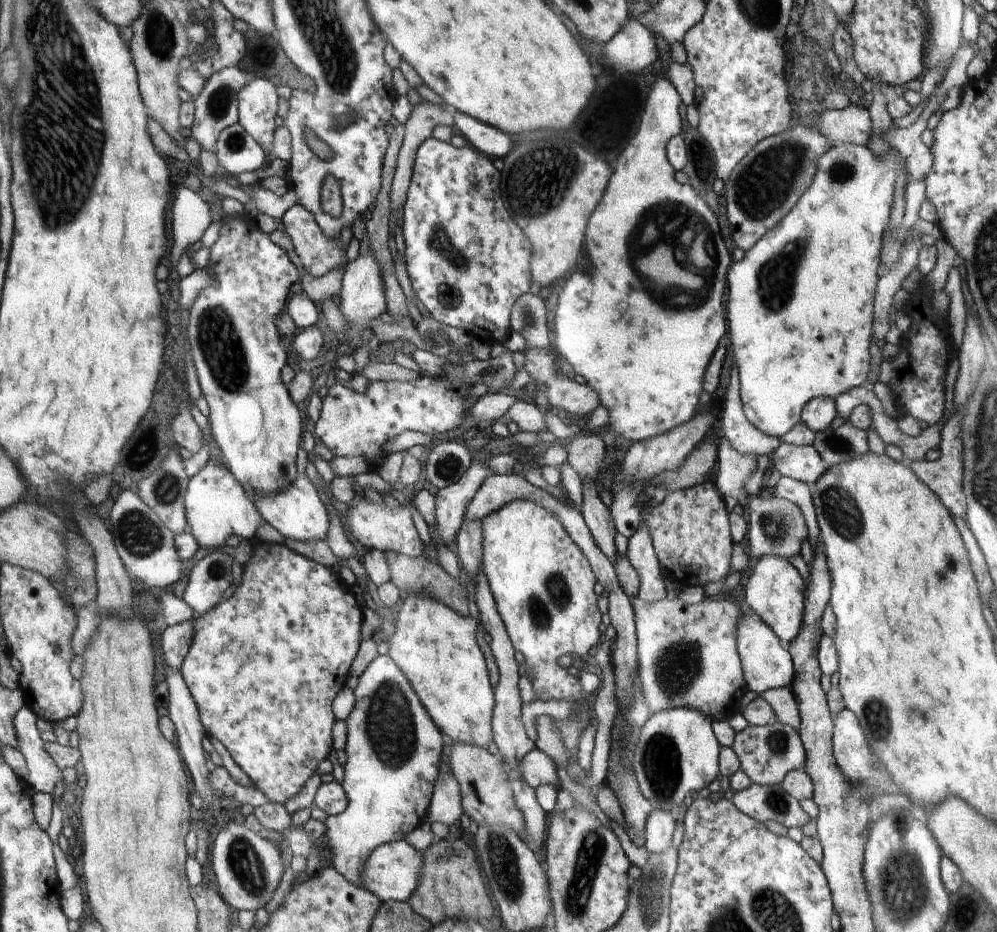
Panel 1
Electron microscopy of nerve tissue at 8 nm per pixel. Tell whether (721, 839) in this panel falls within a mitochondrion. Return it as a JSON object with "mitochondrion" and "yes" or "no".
{"mitochondrion":"no"}

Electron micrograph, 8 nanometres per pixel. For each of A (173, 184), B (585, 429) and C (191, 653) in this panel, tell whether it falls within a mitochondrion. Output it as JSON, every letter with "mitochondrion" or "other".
{"A":"other","B":"other","C":"other"}

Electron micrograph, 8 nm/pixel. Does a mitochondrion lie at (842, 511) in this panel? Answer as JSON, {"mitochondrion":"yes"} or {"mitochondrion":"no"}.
{"mitochondrion":"yes"}

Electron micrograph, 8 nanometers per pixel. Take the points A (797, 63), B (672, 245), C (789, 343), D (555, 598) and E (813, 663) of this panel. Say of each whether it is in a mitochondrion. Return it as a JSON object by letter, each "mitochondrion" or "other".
{"A":"mitochondrion","B":"mitochondrion","C":"other","D":"mitochondrion","E":"other"}

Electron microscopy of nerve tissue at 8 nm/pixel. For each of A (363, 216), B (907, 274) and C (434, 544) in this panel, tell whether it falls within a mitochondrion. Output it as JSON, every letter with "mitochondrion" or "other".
{"A":"other","B":"other","C":"other"}

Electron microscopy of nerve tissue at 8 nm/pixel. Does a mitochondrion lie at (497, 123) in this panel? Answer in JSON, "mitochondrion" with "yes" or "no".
{"mitochondrion":"no"}

